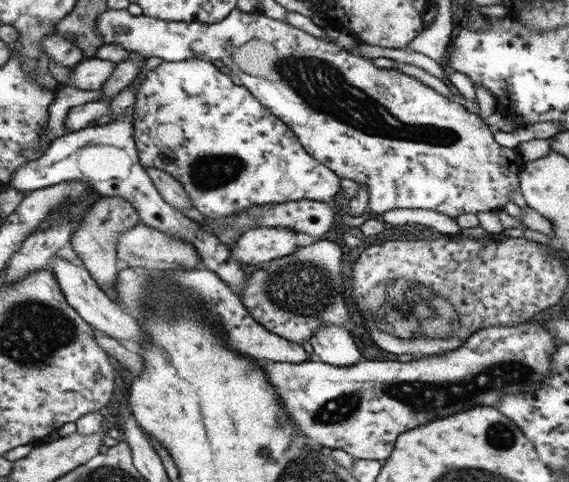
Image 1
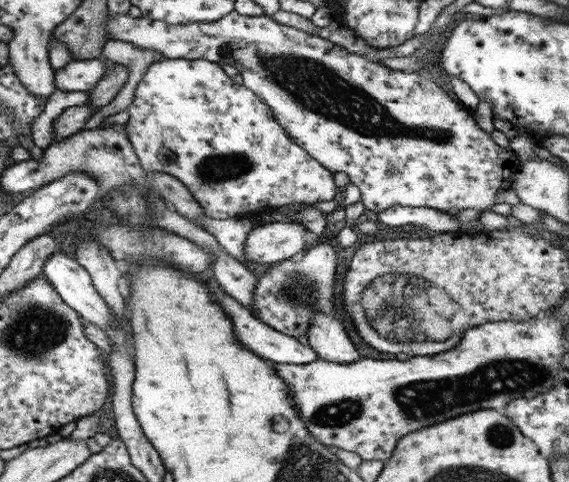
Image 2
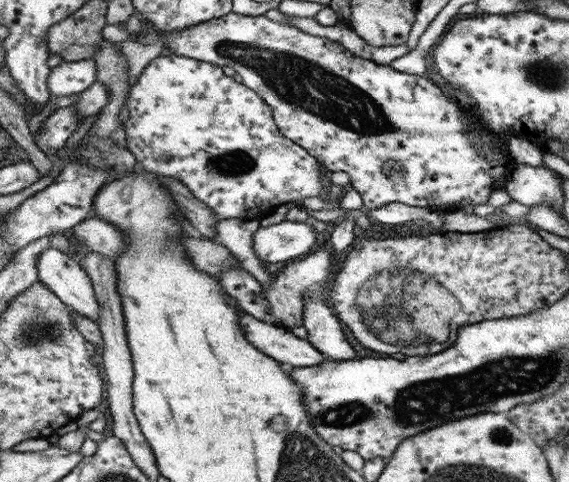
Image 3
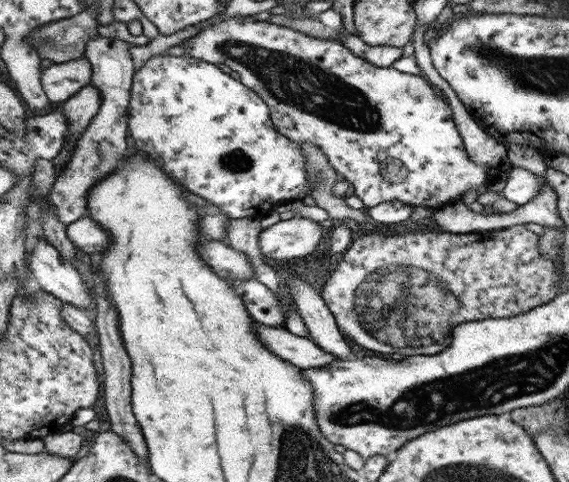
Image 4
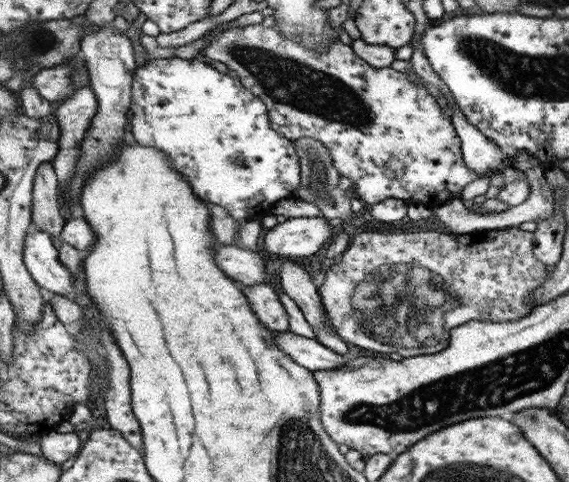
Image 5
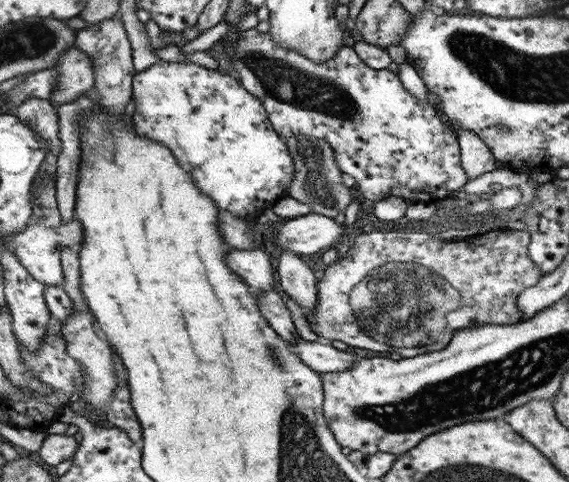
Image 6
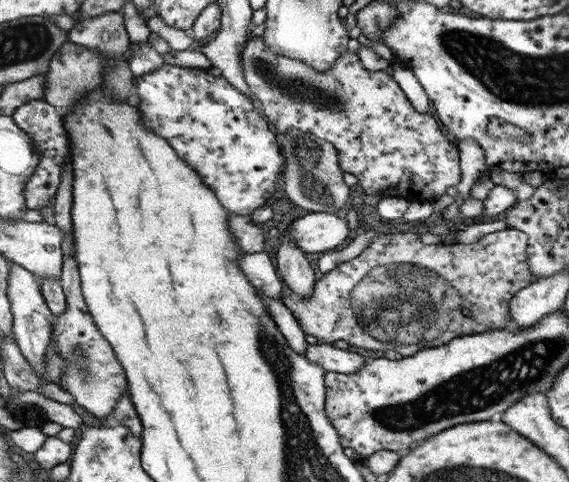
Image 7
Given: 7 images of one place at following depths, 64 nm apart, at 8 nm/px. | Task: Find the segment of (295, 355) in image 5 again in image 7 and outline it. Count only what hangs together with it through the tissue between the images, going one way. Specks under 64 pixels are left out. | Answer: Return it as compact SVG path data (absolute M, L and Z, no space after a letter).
M328 342L308 343L304 357L321 366L326 373L338 372L342 374L356 372L367 360L354 352L340 350Z

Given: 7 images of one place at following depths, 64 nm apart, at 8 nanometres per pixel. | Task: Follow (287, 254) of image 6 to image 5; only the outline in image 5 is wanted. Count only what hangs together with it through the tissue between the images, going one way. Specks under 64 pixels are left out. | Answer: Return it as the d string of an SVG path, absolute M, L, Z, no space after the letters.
M286 261L281 264L280 286L299 306L312 326L315 339L326 348L342 355L348 353L348 343L333 331L331 320L321 301L318 286L314 285L310 273L300 263Z

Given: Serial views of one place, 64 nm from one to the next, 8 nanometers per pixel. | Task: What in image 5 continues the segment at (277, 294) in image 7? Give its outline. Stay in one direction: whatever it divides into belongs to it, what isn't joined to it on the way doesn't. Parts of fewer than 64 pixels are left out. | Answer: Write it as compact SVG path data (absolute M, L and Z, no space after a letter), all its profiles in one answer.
M216 243L213 246L213 253L218 268L238 283L254 286L265 282L264 259L258 252L241 249L236 244Z

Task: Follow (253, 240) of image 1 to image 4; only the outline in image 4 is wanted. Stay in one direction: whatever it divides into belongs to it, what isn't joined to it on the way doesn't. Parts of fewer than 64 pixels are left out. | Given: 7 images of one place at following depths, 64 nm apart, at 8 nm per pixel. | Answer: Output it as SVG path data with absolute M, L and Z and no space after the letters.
M294 217L262 229L258 244L264 256L274 260L290 260L312 254L320 238L322 238L320 223Z

